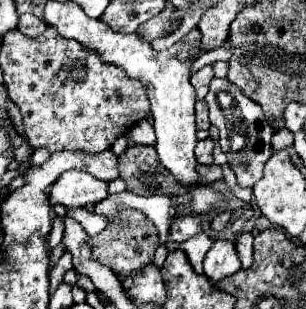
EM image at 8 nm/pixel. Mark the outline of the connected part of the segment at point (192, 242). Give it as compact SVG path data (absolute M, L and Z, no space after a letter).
M199 233L199 235L191 237L191 239L183 241L183 243L169 241L169 243L167 243L167 249L169 249L169 251L173 251L173 249L185 251L185 255L189 257L193 269L195 269L197 273L203 273L203 259L205 259L207 251L213 247L213 243L215 243L215 239L211 239L211 237L205 235L205 233Z

